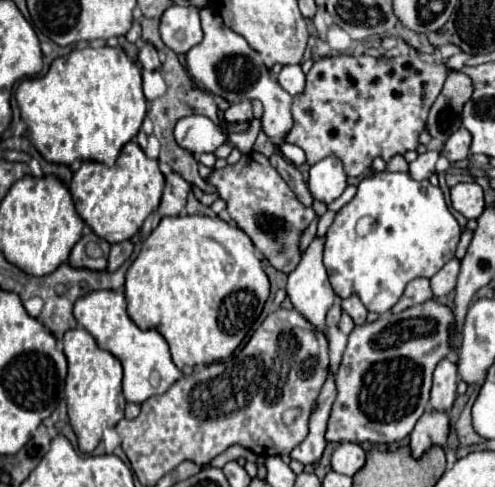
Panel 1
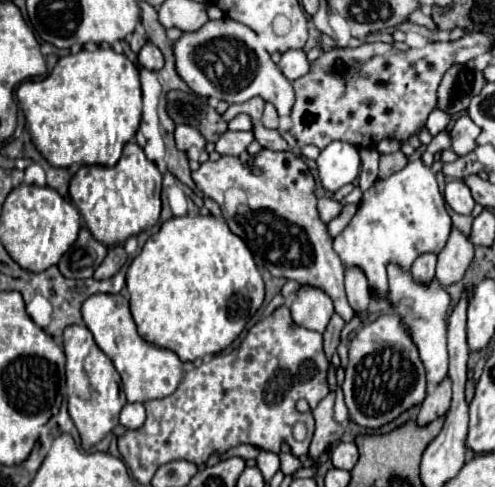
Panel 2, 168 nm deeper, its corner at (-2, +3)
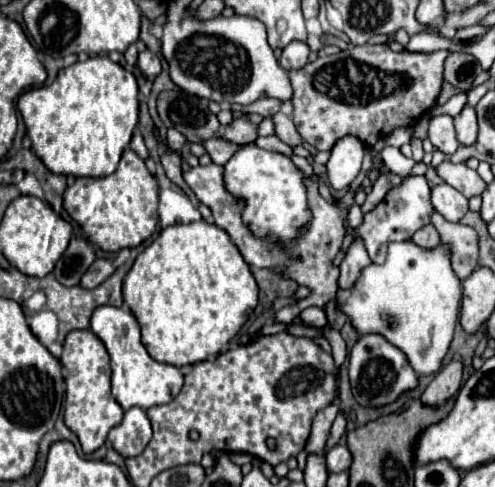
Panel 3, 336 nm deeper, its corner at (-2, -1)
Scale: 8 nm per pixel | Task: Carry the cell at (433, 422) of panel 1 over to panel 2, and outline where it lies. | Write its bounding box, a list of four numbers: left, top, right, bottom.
[417,378,451,426]

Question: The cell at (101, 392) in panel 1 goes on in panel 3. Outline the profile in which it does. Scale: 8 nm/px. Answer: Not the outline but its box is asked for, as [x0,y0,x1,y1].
[63,330,123,454]

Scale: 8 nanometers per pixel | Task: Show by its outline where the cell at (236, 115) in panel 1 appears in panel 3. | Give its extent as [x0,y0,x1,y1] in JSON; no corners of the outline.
[231,98,281,116]

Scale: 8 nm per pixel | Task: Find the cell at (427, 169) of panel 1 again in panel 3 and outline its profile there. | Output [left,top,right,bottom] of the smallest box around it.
[427,114,459,154]

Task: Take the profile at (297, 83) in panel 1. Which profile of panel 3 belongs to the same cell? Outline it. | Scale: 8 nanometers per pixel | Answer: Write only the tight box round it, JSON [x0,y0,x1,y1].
[279,40,309,70]

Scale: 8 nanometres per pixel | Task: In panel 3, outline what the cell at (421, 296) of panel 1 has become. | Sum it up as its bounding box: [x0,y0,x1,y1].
[413,224,439,248]

